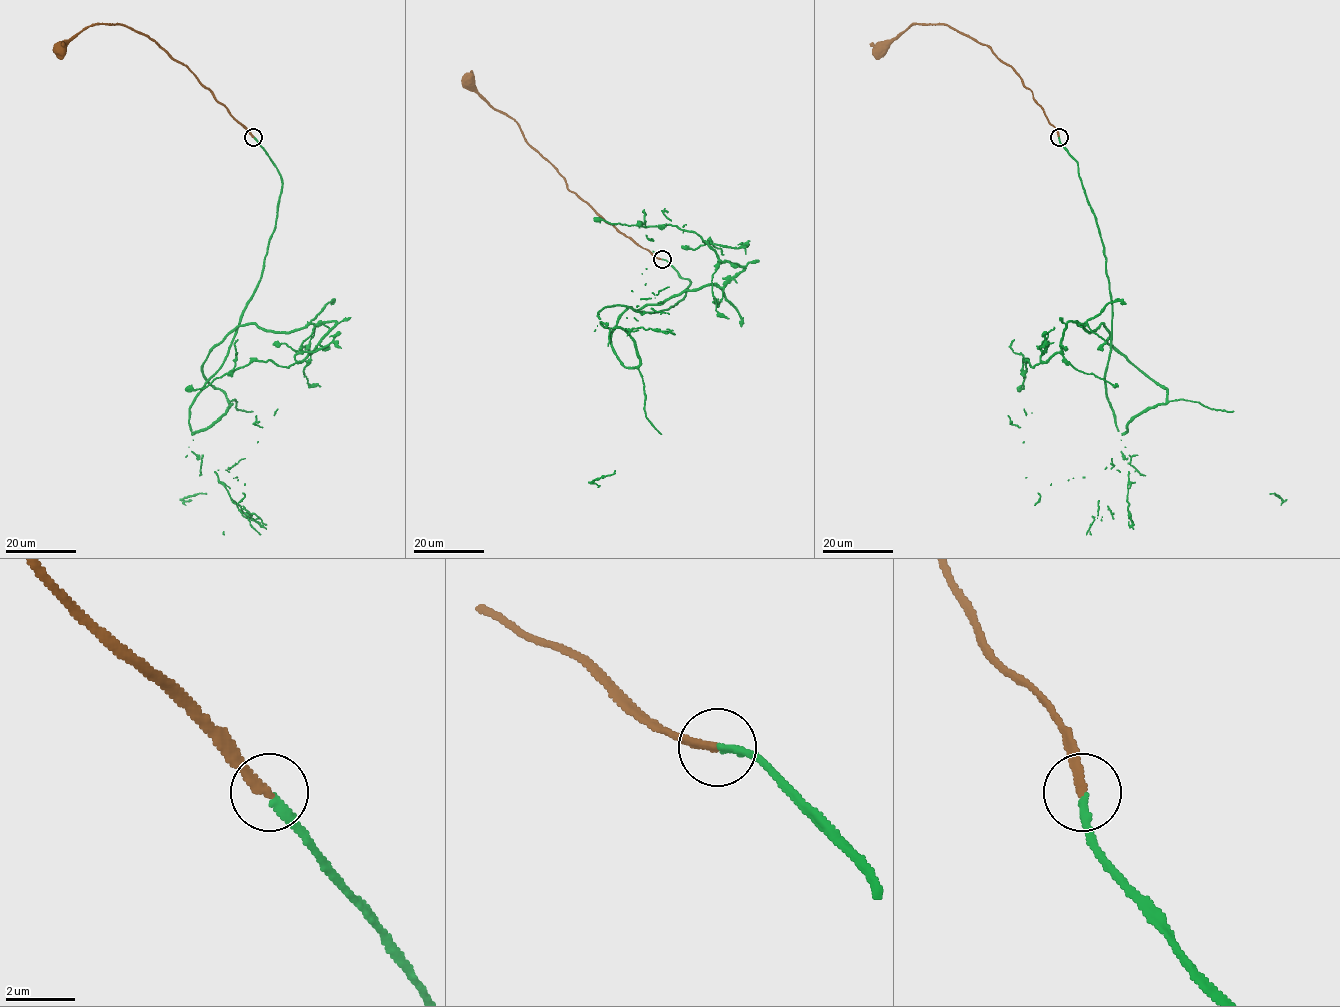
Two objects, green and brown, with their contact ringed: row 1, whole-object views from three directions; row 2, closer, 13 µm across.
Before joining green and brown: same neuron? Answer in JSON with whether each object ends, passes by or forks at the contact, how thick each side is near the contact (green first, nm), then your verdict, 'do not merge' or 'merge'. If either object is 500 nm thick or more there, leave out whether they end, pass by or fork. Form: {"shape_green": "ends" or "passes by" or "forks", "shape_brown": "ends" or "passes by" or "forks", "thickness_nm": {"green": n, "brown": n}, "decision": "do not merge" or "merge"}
{"shape_green": "ends", "shape_brown": "ends", "thickness_nm": {"green": 220, "brown": 240}, "decision": "merge"}

